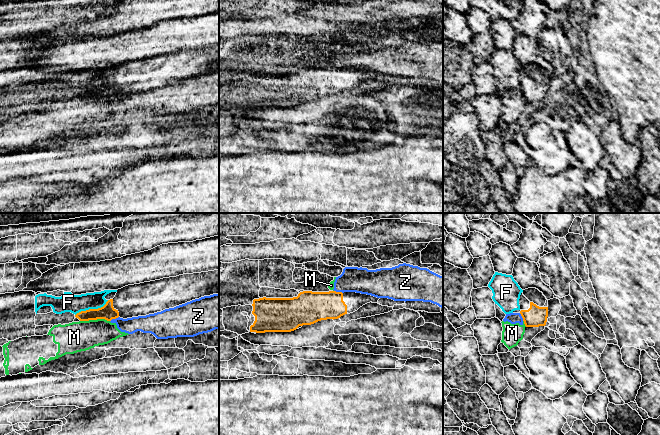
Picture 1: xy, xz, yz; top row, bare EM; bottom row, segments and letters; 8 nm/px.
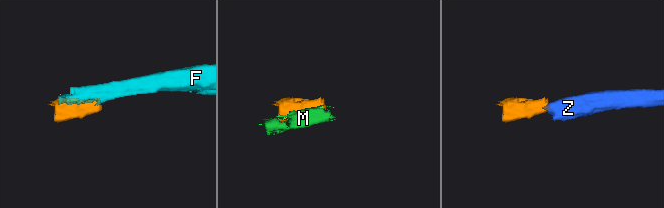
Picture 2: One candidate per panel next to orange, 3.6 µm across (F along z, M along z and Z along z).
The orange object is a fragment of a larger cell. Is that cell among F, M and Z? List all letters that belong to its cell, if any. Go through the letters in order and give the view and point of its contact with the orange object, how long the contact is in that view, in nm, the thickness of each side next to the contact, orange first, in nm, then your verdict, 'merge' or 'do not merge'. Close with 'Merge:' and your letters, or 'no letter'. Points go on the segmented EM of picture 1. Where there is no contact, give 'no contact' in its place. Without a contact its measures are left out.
F: contact xy (91, 309); length 300 nm; calibres 120 and 150 nm; do not merge
M: contact xy (94, 319); length 240 nm; calibres 120 and 240 nm; do not merge
Z: contact xy (114, 318); length 80 nm; calibres 120 and 130 nm; do not merge
Merge: no letter

